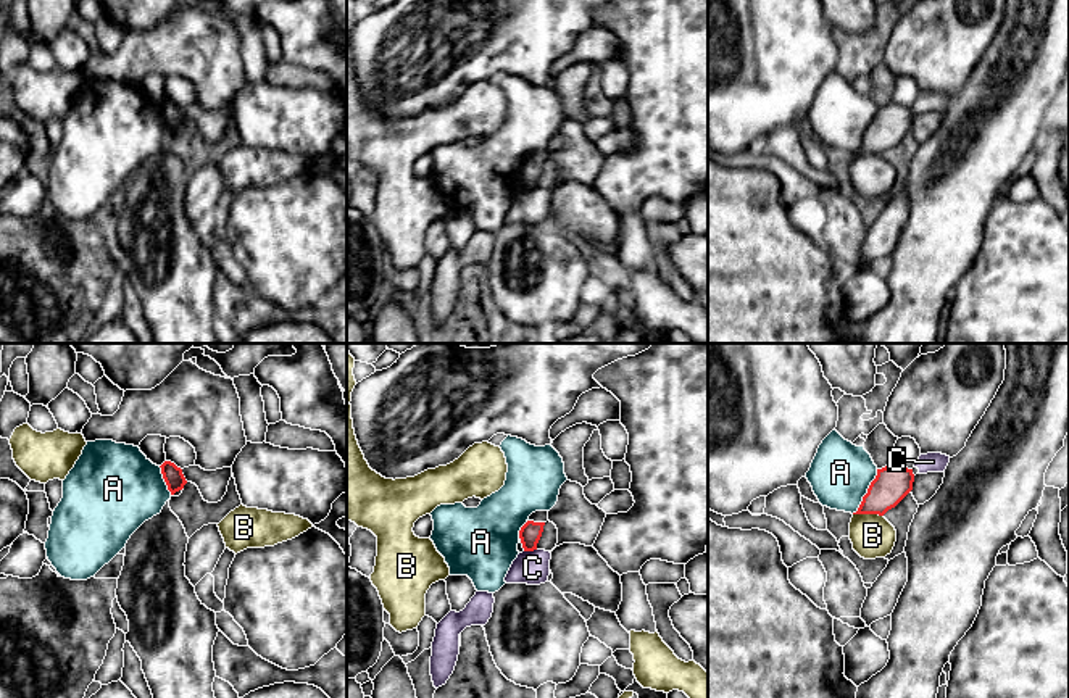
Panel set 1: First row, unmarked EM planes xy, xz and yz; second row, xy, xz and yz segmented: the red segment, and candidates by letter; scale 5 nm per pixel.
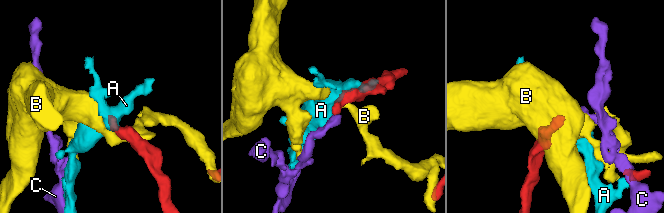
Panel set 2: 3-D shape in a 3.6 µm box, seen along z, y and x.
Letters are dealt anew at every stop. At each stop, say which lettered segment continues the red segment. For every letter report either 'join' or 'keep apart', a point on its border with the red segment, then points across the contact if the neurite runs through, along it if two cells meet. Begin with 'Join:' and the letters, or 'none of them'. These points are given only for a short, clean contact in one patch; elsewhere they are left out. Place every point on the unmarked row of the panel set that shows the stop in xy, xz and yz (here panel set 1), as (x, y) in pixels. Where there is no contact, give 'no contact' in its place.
Join: none of them
A: keep apart | yz (868, 131) | along yz (877, 108), (860, 145), (852, 152)
B: keep apart | yz (868, 152)
C: keep apart | xz (529, 189) | along xz (536, 187), (524, 191)

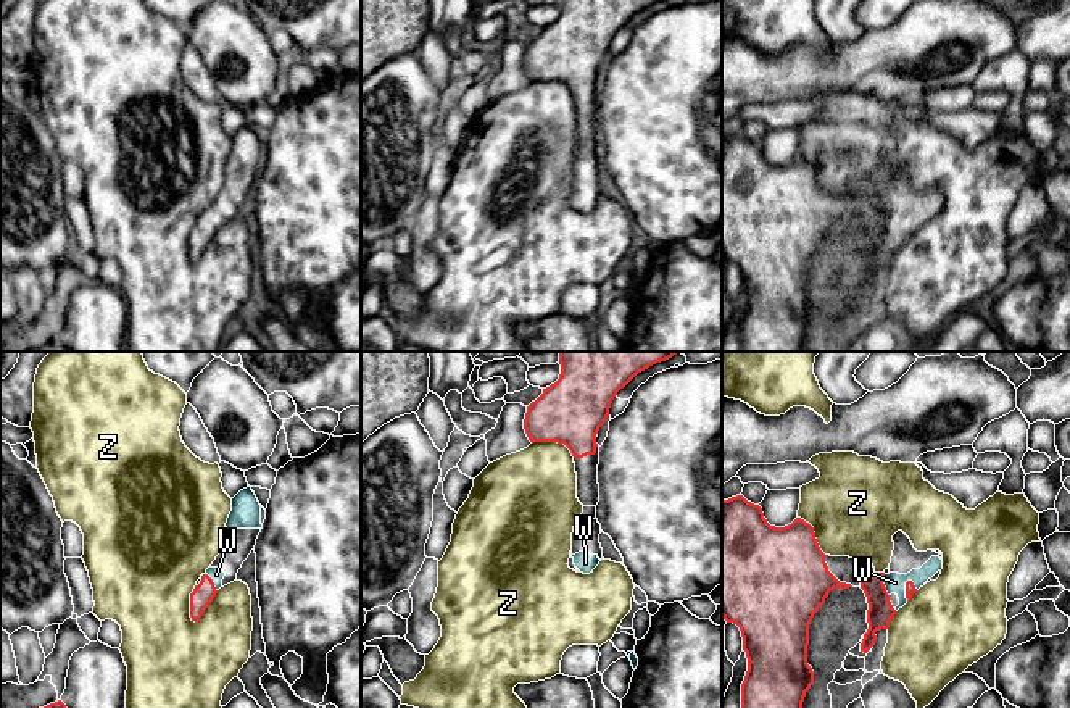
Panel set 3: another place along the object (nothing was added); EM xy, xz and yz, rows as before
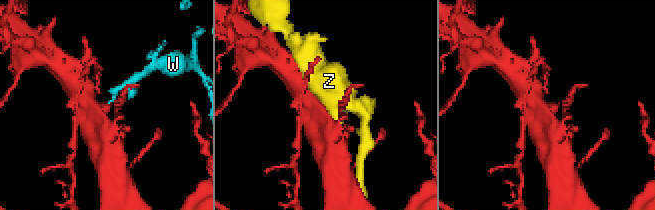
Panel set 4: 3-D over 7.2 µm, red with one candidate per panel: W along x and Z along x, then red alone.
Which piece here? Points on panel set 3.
Join: W
W: join | yz (906, 228) | across yz (911, 228), (906, 228), (895, 221)
Z: keep apart | xy (207, 245)

